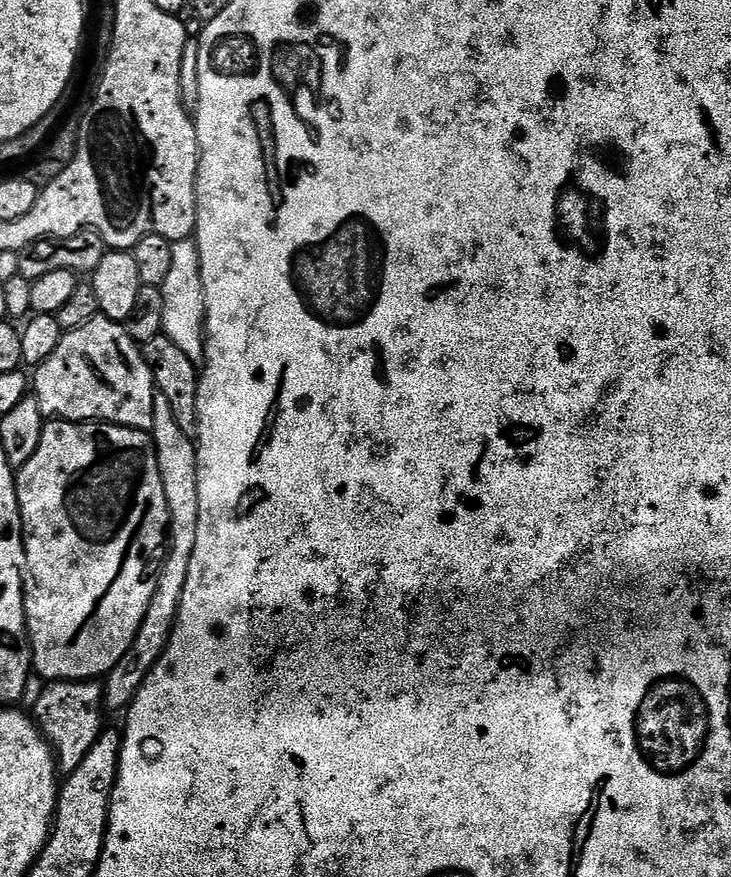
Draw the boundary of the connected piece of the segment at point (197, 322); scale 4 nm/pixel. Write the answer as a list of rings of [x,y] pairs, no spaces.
[[[195,239],[177,240],[173,243],[174,259],[170,262],[170,274],[166,278],[164,287],[164,325],[163,335],[170,338],[170,342],[174,342],[174,346],[179,346],[186,353],[186,358],[190,358],[190,362],[194,362],[198,366],[204,362],[204,337],[206,329],[204,327],[204,283],[202,282],[202,274],[200,273],[200,251],[196,245]]]

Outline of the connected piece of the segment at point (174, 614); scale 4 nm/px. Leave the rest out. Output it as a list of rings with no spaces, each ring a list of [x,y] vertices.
[[[160,395],[154,398],[154,426],[150,433],[158,458],[158,474],[162,474],[162,490],[166,490],[168,507],[168,542],[166,555],[156,577],[154,598],[146,606],[146,618],[126,654],[118,658],[116,665],[103,677],[104,706],[109,713],[127,709],[136,697],[142,682],[158,662],[168,645],[172,627],[176,624],[182,602],[182,590],[186,586],[186,574],[190,570],[190,554],[194,554],[194,542],[198,542],[198,466],[196,465],[197,441],[188,436],[174,422],[170,402]]]

